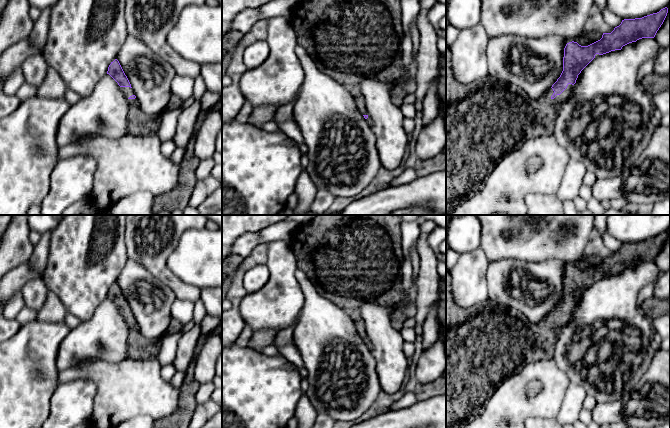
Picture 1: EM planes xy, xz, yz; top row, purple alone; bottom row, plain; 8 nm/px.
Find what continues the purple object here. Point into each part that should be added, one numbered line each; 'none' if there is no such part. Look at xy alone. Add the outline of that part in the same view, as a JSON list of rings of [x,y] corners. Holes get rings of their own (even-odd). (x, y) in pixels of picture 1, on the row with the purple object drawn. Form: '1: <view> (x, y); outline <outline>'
1: xy (139, 123); outline [[[121,87],[128,101],[128,132],[130,135],[154,135],[160,125],[159,115],[147,115],[139,107],[137,99],[130,99],[134,95],[130,87]]]

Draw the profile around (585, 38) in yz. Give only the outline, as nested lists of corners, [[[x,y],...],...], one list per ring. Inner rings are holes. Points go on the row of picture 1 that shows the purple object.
[[[592,30],[592,31],[583,31],[582,33],[574,36],[574,37],[566,37],[563,38],[566,43],[569,42],[577,42],[581,46],[588,46],[602,38],[603,33]]]

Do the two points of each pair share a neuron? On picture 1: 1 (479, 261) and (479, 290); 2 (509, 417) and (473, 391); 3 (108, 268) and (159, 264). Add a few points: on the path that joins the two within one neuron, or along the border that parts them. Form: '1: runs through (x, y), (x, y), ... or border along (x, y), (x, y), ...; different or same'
1: runs through (479, 268), (479, 283); same
2: border along (500, 382), (493, 394), (482, 406); different
3: border along (124, 235), (124, 245), (128, 258); different

